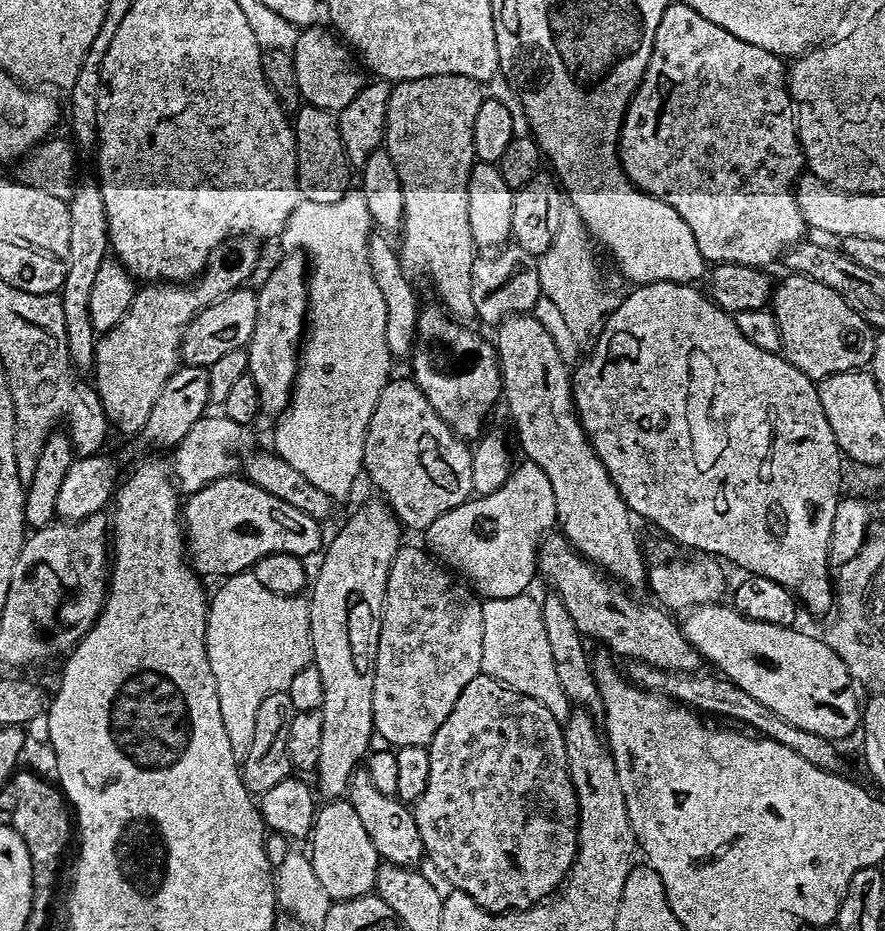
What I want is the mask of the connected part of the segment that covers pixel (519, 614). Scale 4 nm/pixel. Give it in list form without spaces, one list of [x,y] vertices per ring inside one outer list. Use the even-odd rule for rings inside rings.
[[[528,594],[516,597],[485,599],[482,610],[482,662],[480,663],[483,675],[492,676],[501,680],[508,687],[521,692],[523,696],[534,698],[554,714],[559,721],[567,719],[570,711],[568,695],[560,689],[558,674],[554,674],[554,657],[550,654],[550,641],[546,638],[546,626],[540,617],[541,605],[531,600]]]

